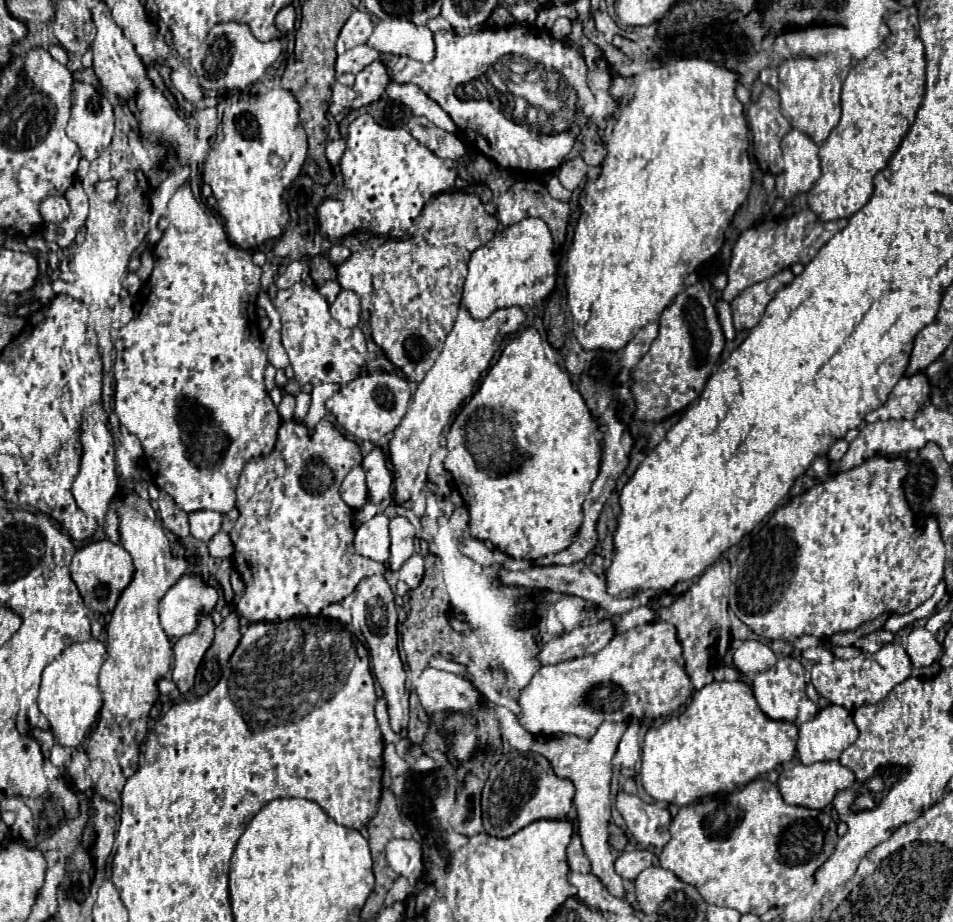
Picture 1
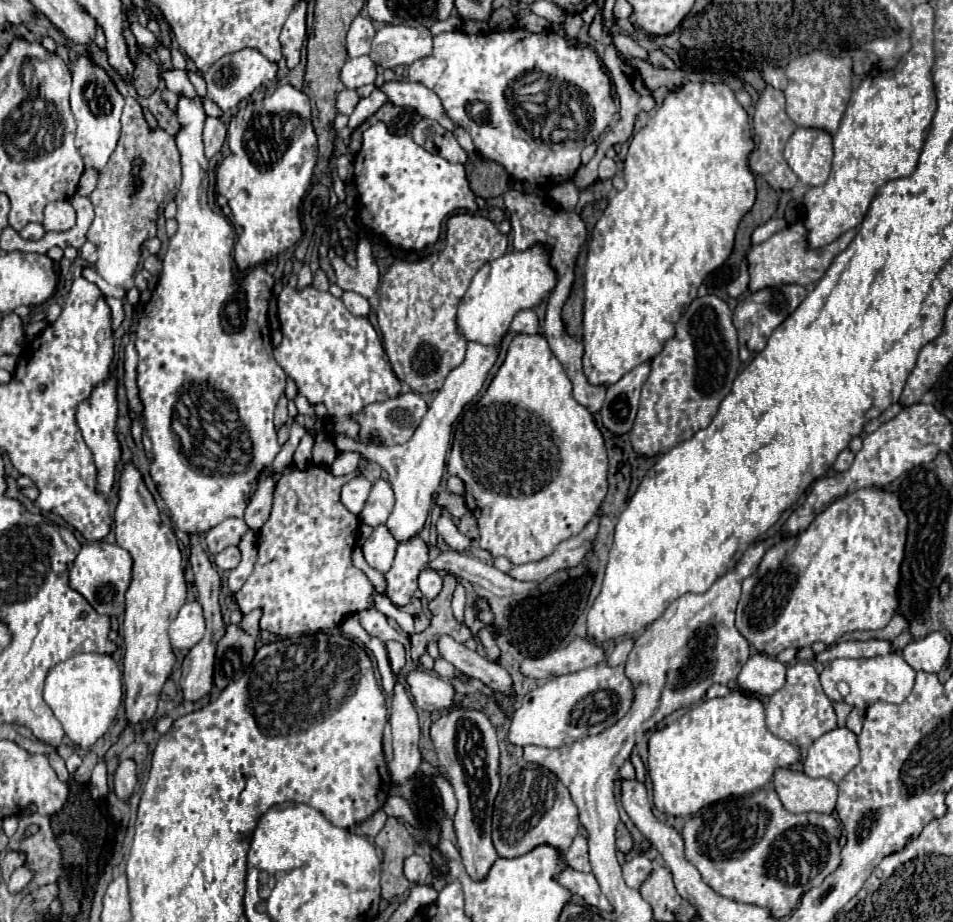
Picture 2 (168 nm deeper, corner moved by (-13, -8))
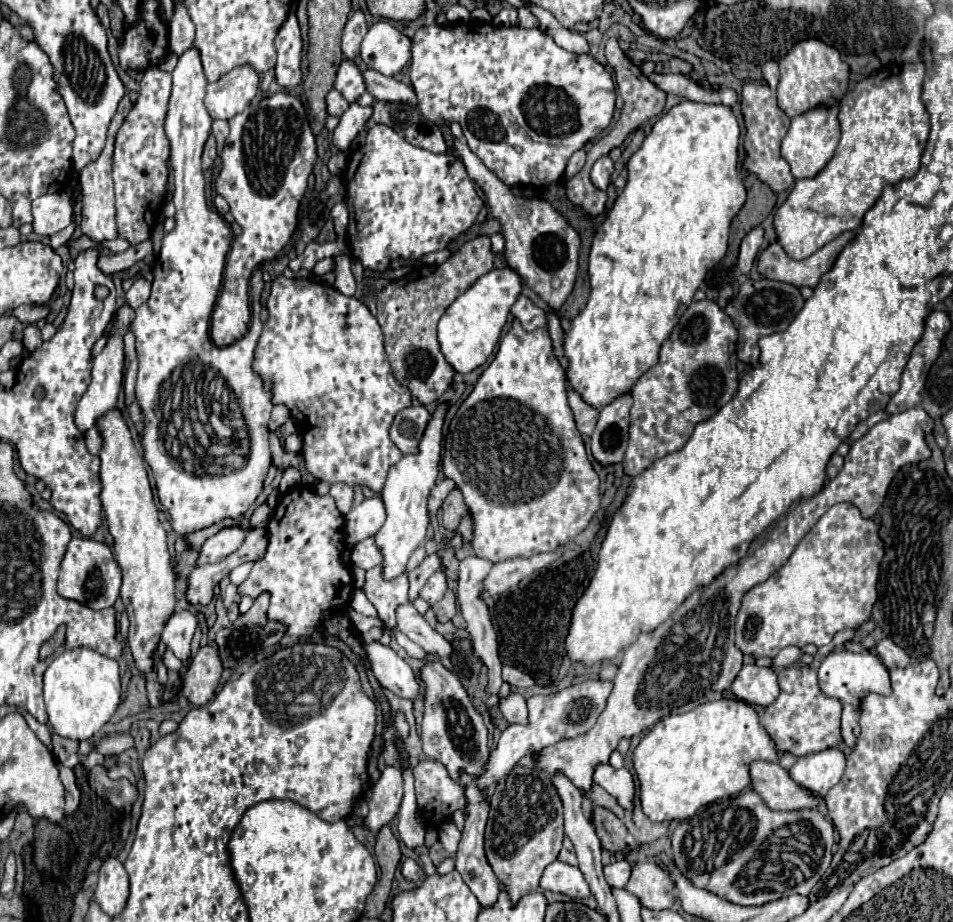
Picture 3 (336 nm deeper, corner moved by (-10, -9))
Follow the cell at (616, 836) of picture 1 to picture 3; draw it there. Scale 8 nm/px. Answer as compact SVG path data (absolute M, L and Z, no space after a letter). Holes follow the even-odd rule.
M594 806L590 810L590 820L596 828L602 848L610 852L620 852L626 848L626 826L610 810L602 806Z

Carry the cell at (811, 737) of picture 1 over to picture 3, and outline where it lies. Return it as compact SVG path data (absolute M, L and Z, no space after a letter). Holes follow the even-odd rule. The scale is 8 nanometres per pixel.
M830 748L818 754L798 758L798 762L790 768L790 776L798 786L824 798L826 792L840 782L844 768L844 754L838 748Z

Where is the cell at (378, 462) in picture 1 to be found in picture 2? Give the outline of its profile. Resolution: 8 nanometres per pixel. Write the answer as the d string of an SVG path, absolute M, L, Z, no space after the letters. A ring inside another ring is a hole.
M379 479L373 489L371 489L371 495L365 503L365 509L361 511L359 519L367 525L383 525L387 523L391 511L393 511L393 489L389 487L389 481L387 479Z

